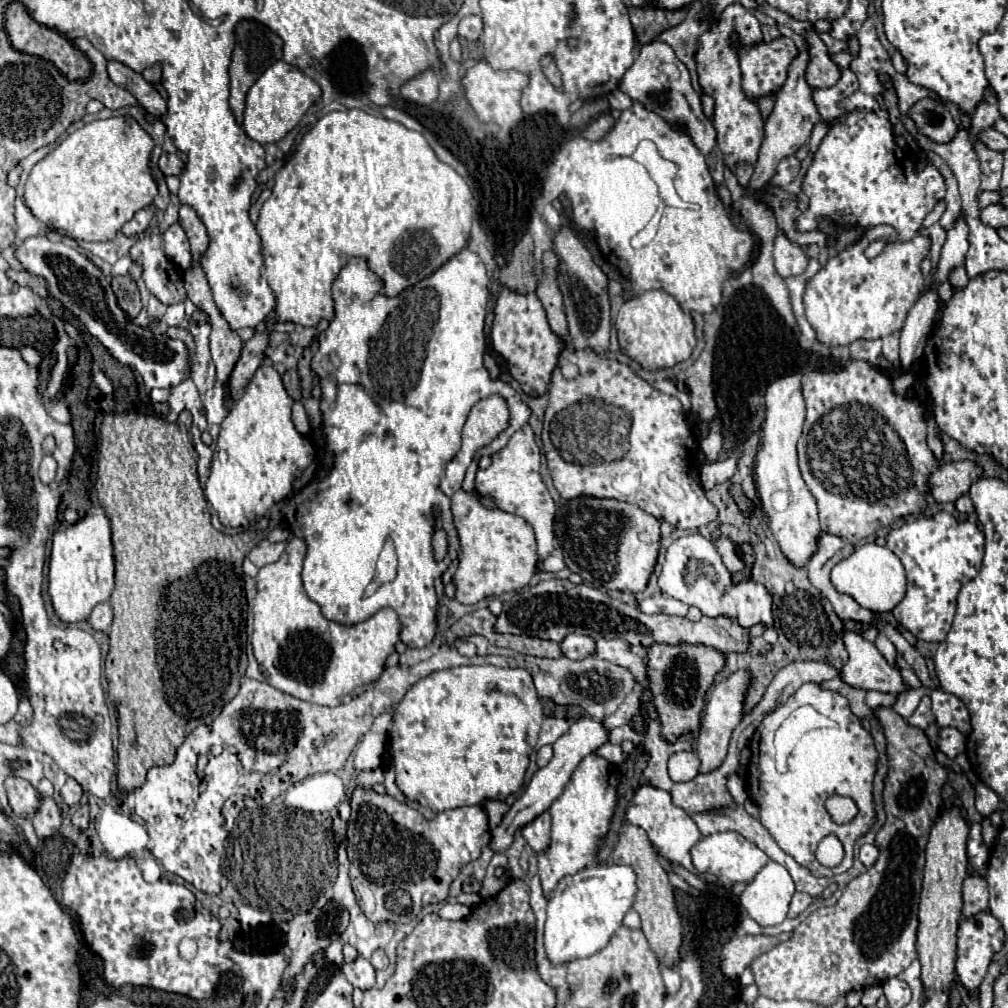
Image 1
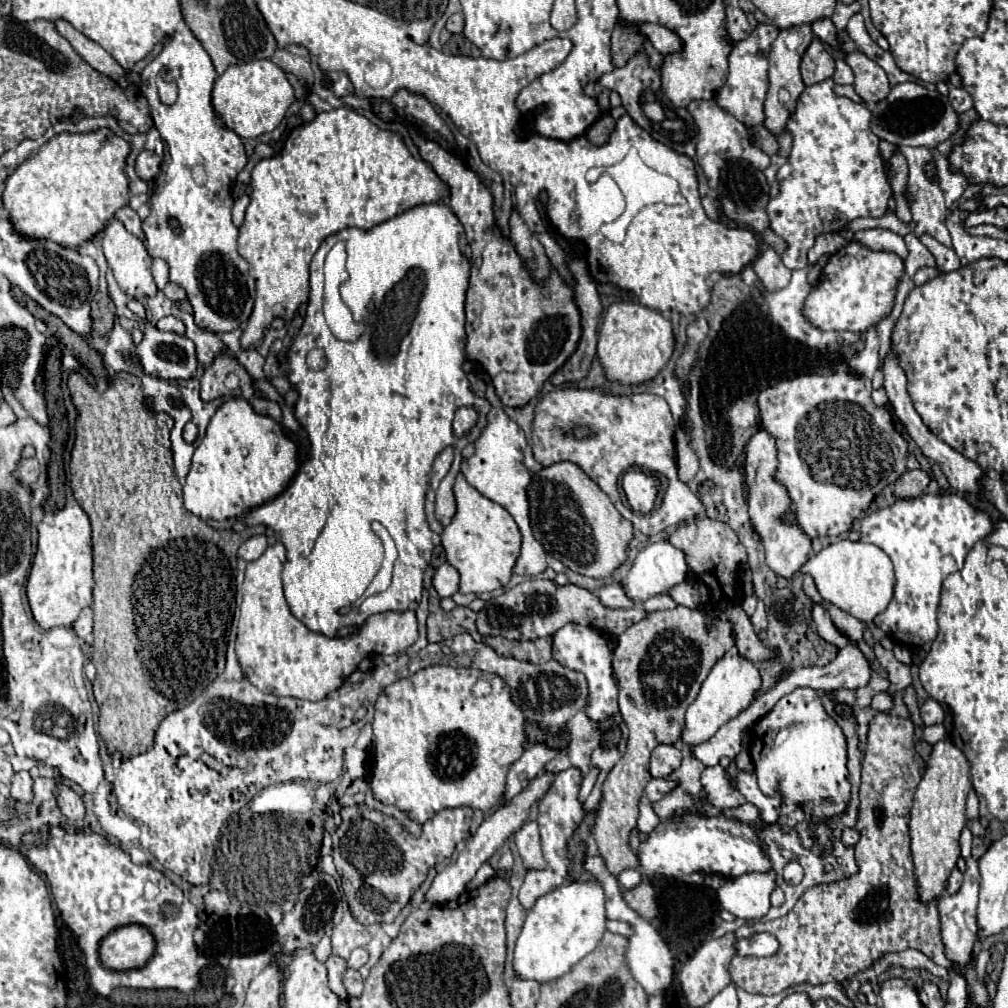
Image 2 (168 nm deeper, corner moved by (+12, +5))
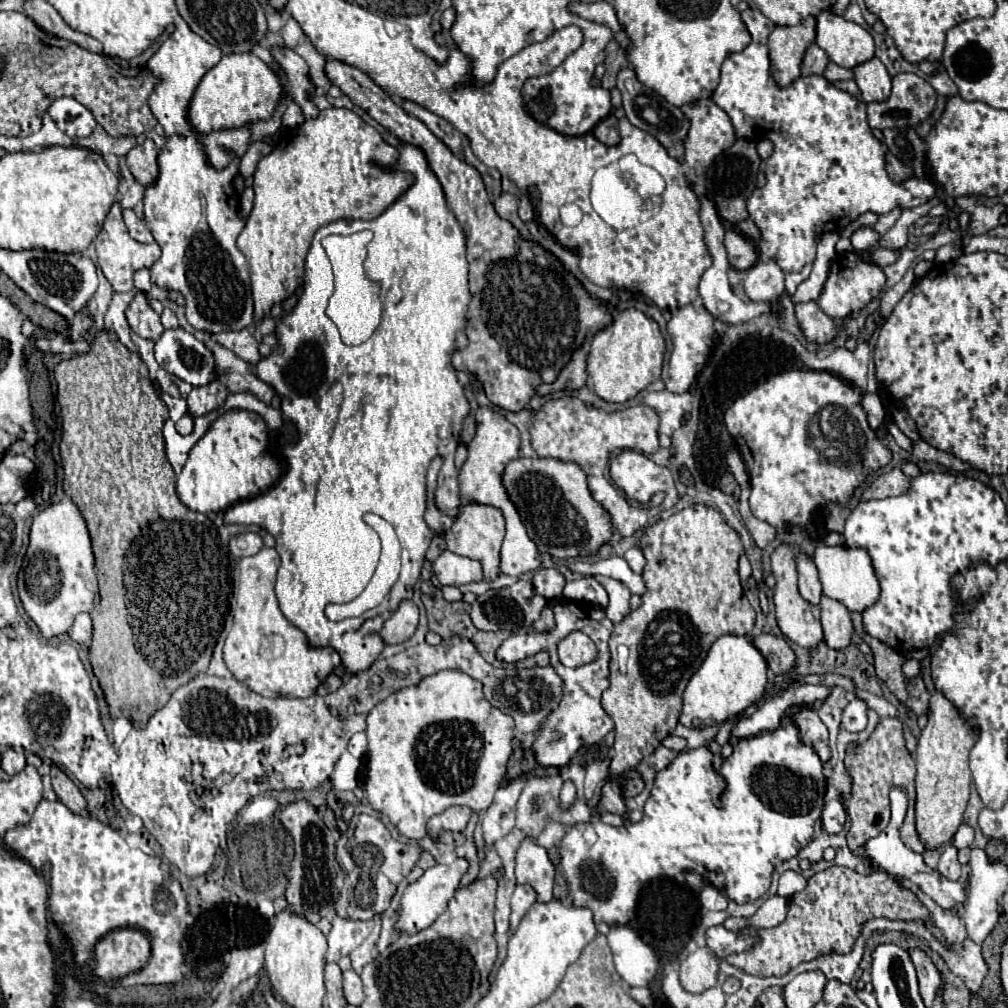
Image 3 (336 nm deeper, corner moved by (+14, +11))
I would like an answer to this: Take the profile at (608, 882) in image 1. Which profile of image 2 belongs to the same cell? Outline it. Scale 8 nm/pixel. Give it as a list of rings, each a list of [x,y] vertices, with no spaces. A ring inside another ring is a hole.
[[[598,881],[564,883],[552,893],[540,897],[528,911],[522,933],[514,949],[514,973],[518,979],[550,983],[566,975],[580,959],[596,949],[606,931],[604,891]]]

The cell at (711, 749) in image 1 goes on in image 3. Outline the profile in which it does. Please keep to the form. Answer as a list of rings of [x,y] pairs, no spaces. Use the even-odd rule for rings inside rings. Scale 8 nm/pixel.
[[[722,635],[710,647],[708,657],[702,667],[690,679],[684,691],[684,703],[680,713],[680,723],[692,729],[706,729],[710,725],[724,723],[732,715],[738,715],[748,705],[752,705],[766,691],[766,661],[760,651],[746,637]]]

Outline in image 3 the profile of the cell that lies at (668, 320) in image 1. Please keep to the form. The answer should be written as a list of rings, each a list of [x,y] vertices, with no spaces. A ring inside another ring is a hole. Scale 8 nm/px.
[[[638,309],[620,311],[612,323],[600,329],[590,343],[588,375],[596,395],[610,403],[624,403],[660,377],[664,361],[664,337],[654,319]]]

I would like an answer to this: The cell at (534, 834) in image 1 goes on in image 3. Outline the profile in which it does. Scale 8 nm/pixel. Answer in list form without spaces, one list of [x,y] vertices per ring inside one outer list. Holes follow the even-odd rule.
[[[526,837],[518,847],[516,879],[518,883],[530,883],[538,893],[538,901],[552,899],[554,865],[548,859],[548,851],[540,847],[532,837]]]

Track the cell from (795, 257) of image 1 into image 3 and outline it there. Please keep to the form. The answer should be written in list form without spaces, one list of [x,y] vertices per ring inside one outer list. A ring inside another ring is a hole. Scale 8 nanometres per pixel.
[[[772,259],[758,261],[746,271],[744,289],[752,301],[776,303],[784,291],[784,271]]]

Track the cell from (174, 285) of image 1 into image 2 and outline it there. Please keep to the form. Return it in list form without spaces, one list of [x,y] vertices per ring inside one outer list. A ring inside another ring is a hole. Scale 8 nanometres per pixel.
[[[112,219],[108,223],[108,227],[104,229],[104,237],[102,237],[102,251],[104,251],[104,257],[120,285],[120,289],[134,297],[134,299],[140,299],[140,297],[154,297],[156,295],[156,283],[152,279],[152,273],[150,273],[150,267],[152,267],[152,257],[148,255],[144,243],[140,239],[136,239],[132,233],[128,233],[124,229],[124,225],[118,221],[118,219]]]

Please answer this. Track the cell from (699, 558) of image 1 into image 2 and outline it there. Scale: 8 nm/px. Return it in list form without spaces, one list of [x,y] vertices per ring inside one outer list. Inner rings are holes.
[[[660,539],[656,543],[650,543],[648,547],[644,547],[642,551],[638,551],[626,579],[622,581],[622,587],[628,595],[628,599],[632,599],[634,607],[644,603],[648,597],[658,595],[658,593],[668,593],[670,587],[684,583],[688,579],[688,565],[684,559],[684,553],[680,549],[676,549],[674,545],[670,545],[666,539]]]

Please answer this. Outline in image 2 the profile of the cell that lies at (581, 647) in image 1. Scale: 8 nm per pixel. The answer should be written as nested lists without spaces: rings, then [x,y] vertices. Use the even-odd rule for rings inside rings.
[[[568,623],[564,625],[560,631],[556,631],[554,635],[554,645],[552,645],[552,657],[572,669],[572,671],[580,671],[586,675],[588,681],[588,697],[586,697],[586,707],[584,713],[592,719],[592,721],[604,721],[612,715],[618,713],[618,687],[616,687],[616,679],[612,675],[612,651],[608,647],[608,639],[602,631],[596,631],[592,627],[580,627],[576,623]]]

